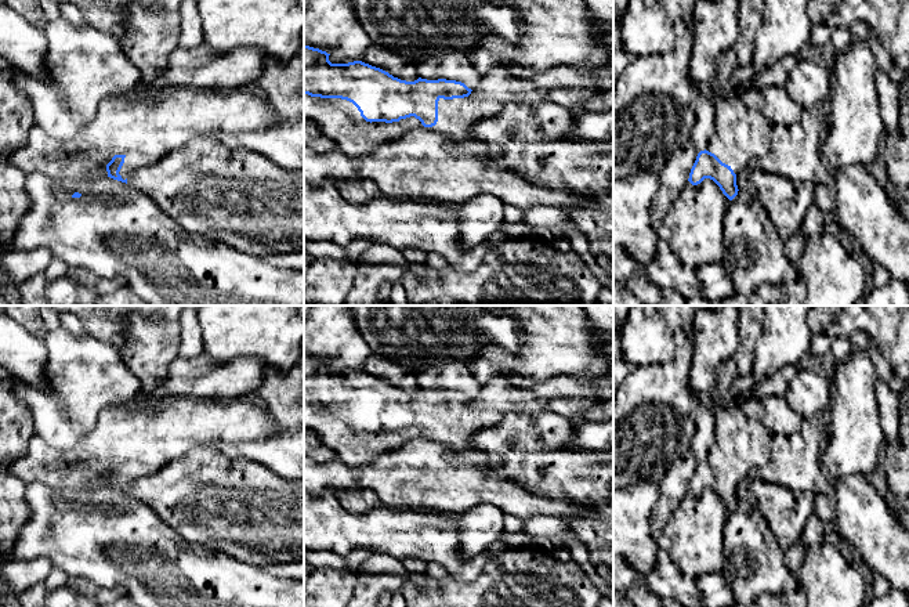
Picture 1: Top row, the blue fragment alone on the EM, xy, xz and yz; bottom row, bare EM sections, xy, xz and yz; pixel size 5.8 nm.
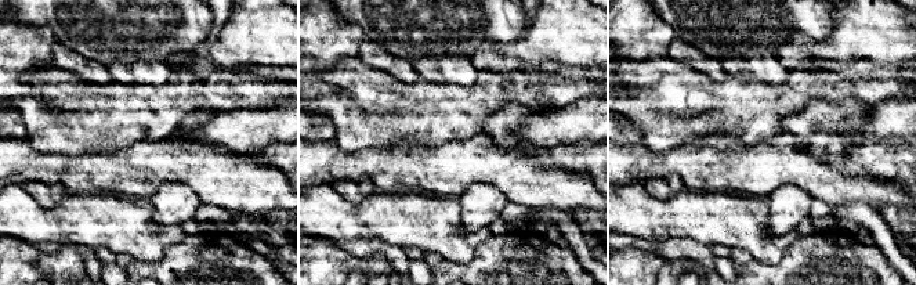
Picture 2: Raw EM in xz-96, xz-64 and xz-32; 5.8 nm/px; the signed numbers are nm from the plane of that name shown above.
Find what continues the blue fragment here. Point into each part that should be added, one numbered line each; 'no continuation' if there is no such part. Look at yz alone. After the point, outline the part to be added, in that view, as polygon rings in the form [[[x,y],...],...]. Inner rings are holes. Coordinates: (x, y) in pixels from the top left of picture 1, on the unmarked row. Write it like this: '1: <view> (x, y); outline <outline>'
1: yz (741, 444); outline [[[738,400],[717,411],[714,436],[706,460],[728,474],[735,484],[747,478],[753,467],[769,462],[772,434],[760,422],[749,419]]]

